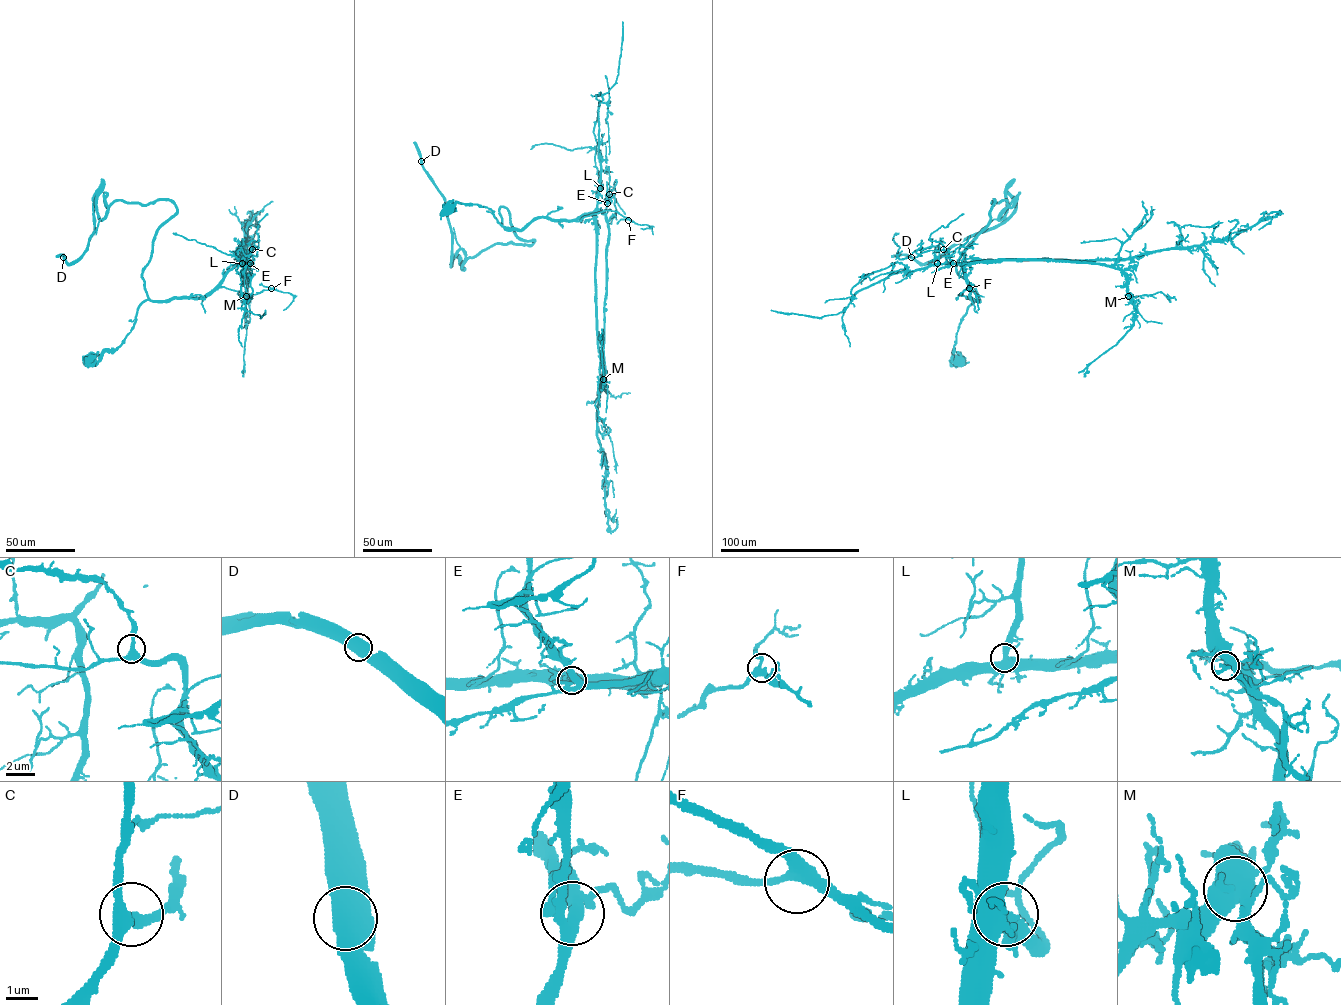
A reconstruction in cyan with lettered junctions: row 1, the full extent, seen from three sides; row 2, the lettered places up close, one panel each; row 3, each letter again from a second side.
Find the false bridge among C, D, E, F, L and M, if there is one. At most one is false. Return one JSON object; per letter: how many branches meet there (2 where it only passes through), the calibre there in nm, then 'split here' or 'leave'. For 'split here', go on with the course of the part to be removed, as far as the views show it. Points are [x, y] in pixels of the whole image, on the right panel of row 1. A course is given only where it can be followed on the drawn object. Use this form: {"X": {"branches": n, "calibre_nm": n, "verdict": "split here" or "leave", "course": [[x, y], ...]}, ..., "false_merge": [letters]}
{"C": {"branches": 3, "calibre_nm": 320, "verdict": "leave"}, "D": {"branches": 3, "calibre_nm": 550, "verdict": "leave"}, "E": {"branches": 3, "calibre_nm": 340, "verdict": "leave"}, "F": {"branches": 3, "calibre_nm": 340, "verdict": "leave"}, "L": {"branches": 3, "calibre_nm": 440, "verdict": "leave"}, "M": {"branches": 3, "calibre_nm": 400, "verdict": "leave"}, "false_merge": []}

